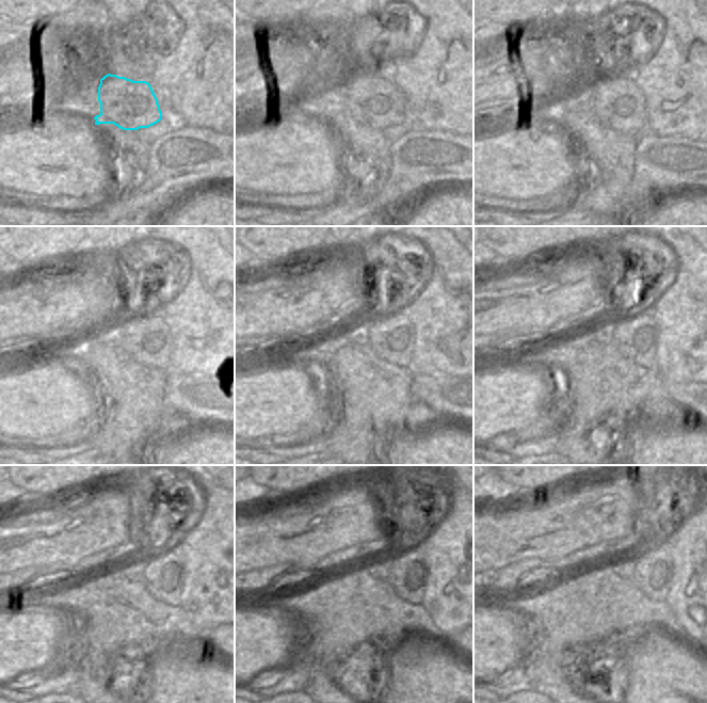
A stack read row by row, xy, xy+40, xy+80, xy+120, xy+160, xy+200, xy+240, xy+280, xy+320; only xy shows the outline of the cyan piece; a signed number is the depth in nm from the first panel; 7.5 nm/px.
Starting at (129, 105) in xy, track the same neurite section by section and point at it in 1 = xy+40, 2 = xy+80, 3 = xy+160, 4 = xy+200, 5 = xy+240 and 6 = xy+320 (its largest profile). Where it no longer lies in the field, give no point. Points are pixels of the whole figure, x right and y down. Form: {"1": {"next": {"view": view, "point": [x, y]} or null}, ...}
{"1": {"next": {"view": "xy+40", "point": [375, 101]}}, "2": {"next": {"view": "xy+80", "point": [620, 105]}}, "3": {"next": {"view": "xy+160", "point": [391, 336]}}, "4": {"next": {"view": "xy+200", "point": [635, 336]}}, "5": {"next": {"view": "xy+240", "point": [163, 576]}}, "6": {"next": {"view": "xy+320", "point": [653, 572]}}}

